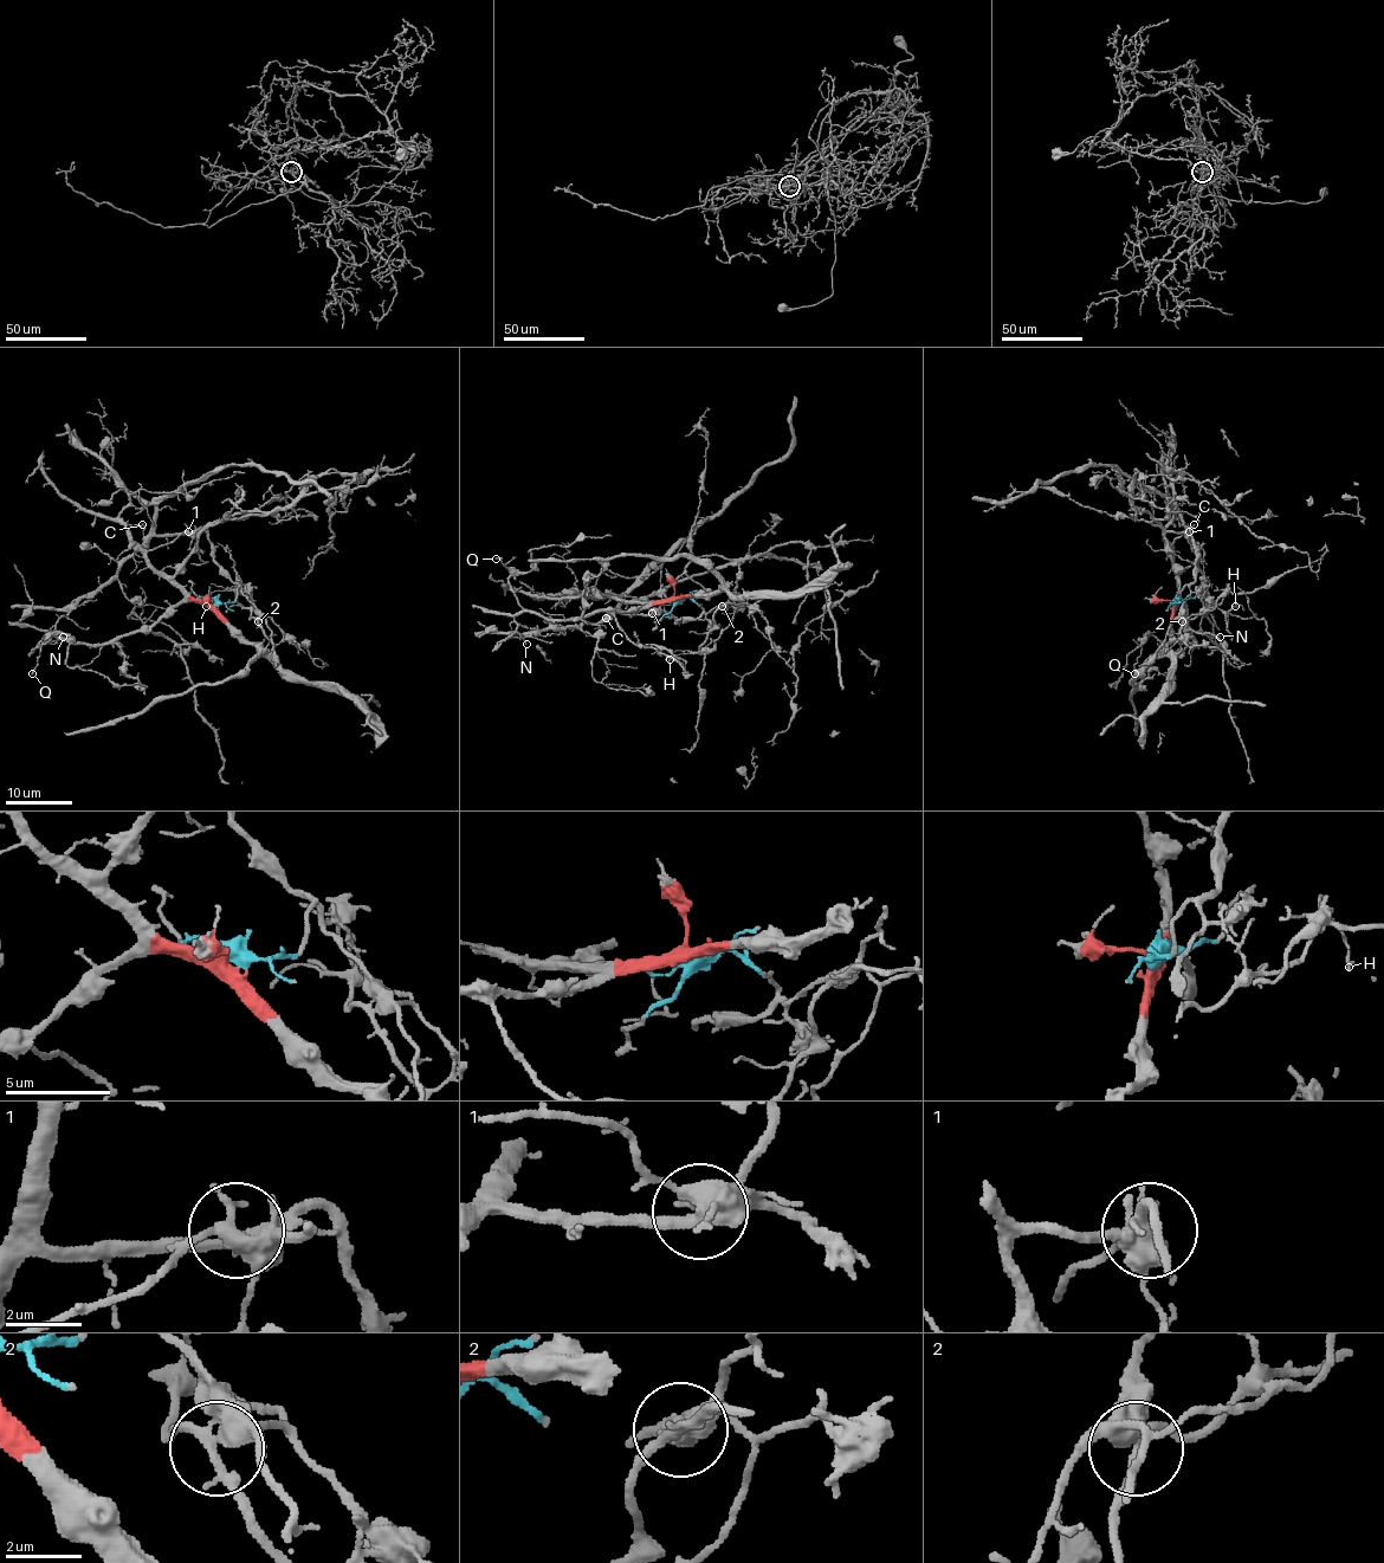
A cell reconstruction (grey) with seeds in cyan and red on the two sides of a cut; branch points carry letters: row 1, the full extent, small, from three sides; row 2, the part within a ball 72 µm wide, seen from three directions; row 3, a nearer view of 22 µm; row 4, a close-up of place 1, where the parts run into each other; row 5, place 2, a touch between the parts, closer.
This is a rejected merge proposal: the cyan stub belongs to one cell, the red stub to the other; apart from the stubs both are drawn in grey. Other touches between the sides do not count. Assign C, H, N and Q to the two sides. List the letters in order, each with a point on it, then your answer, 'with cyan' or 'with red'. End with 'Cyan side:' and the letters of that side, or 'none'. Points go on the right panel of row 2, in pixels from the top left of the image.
C: (1194, 524) | with cyan
H: (1235, 606) | with red
N: (1220, 637) | with red
Q: (1134, 673) | with red
Cyan side: C

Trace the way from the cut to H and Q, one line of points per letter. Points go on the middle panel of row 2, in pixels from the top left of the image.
H: (676, 600), (724, 592), (737, 605), (722, 606), (713, 614), (713, 626), (697, 651), (668, 659)
Q: (676, 600), (594, 611), (569, 619), (544, 619), (519, 605), (508, 581), (510, 573), (499, 559), (495, 559)

